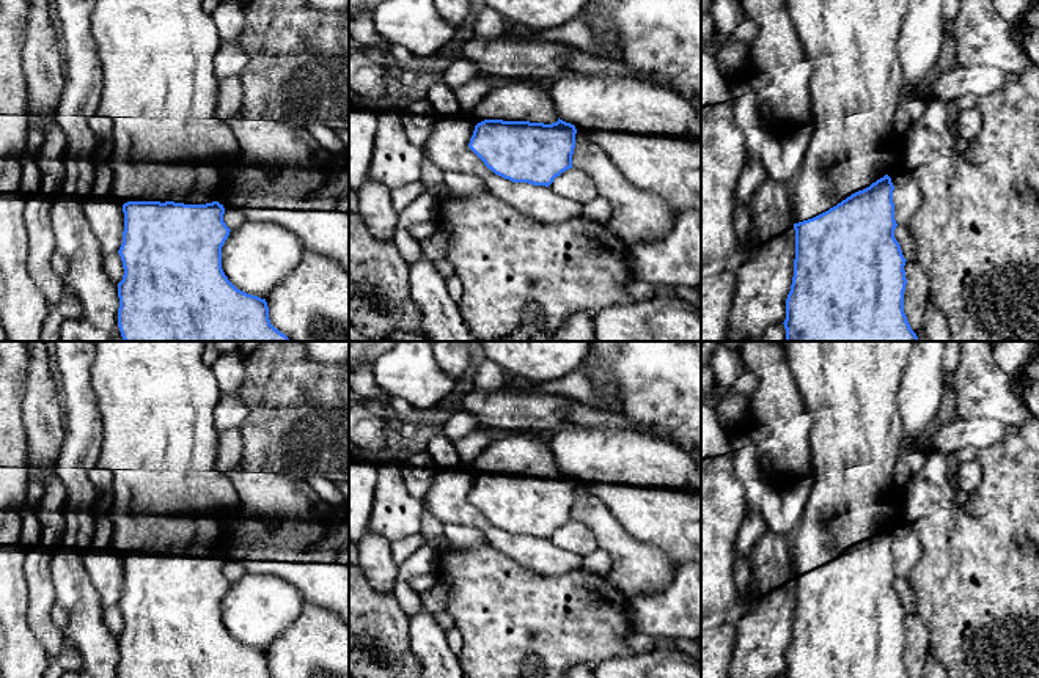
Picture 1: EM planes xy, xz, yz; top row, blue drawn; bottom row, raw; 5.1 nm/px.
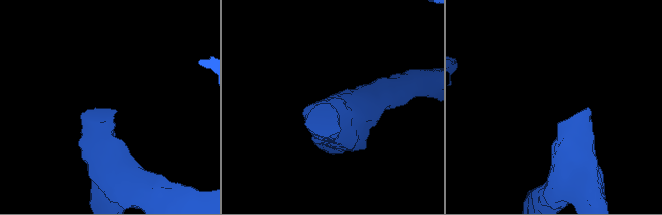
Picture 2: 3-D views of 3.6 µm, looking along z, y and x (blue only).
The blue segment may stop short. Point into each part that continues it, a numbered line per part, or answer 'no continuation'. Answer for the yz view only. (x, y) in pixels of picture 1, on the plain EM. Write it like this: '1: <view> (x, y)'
1: yz (849, 387)

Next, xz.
1: xz (516, 452)

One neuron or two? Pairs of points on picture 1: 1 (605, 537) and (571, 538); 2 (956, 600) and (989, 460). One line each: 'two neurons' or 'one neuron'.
1: two neurons
2: one neuron

